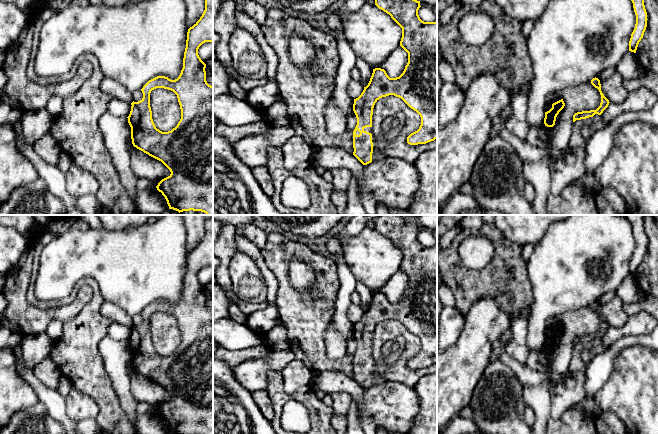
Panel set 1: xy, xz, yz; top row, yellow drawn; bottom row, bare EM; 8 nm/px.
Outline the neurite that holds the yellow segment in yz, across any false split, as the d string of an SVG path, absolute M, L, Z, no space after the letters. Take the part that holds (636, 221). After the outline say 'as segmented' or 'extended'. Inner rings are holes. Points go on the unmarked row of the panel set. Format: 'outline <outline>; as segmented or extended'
outline M625 215L633 227L636 239L635 252L629 265L629 275L636 277L637 271L647 251L647 236L644 229L644 217L646 215Z; as segmented

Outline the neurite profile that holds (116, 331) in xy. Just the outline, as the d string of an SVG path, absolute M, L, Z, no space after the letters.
M113 322L107 330L107 335L117 341L128 341L131 335L131 327Z

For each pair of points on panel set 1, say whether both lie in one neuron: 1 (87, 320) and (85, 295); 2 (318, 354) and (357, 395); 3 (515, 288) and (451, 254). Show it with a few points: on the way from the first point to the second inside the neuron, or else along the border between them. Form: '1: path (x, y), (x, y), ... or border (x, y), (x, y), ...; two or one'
1: border (89, 285), (92, 297), (70, 319); two
2: border (313, 370), (340, 370), (352, 377); two
3: path (497, 283), (470, 283), (459, 272); one

